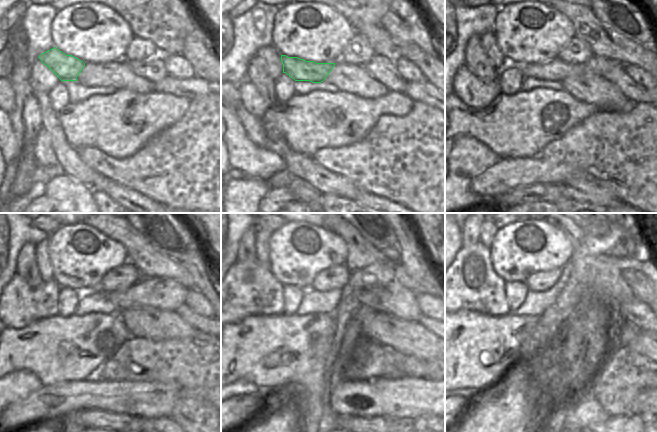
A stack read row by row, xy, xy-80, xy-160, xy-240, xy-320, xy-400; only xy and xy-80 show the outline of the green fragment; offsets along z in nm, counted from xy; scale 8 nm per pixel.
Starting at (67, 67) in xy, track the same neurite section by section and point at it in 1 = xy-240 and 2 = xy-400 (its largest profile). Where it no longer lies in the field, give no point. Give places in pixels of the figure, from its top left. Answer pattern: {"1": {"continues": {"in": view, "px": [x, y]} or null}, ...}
{"1": {"continues": {"in": "xy-240", "px": [163, 293]}}, "2": {"continues": {"in": "xy-400", "px": [638, 313]}}}

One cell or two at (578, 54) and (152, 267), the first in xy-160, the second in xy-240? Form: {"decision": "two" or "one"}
{"decision": "two"}

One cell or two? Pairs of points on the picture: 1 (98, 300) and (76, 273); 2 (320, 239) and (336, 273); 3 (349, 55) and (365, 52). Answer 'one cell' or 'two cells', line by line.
1: two cells
2: two cells
3: one cell

